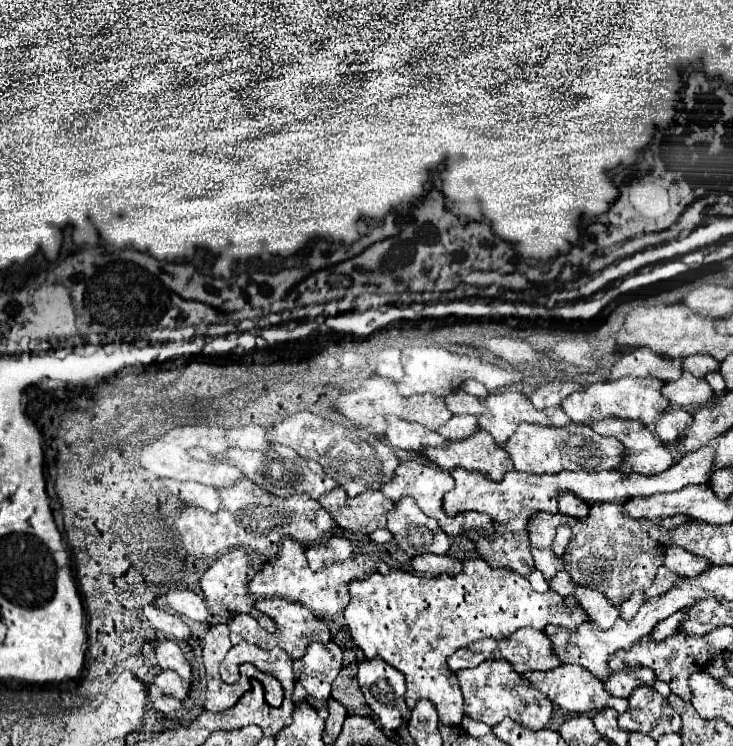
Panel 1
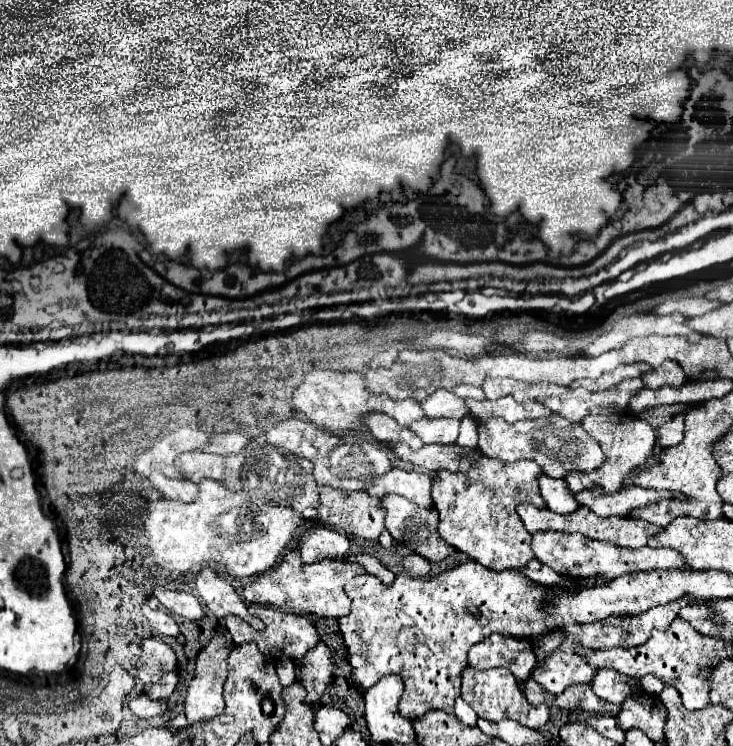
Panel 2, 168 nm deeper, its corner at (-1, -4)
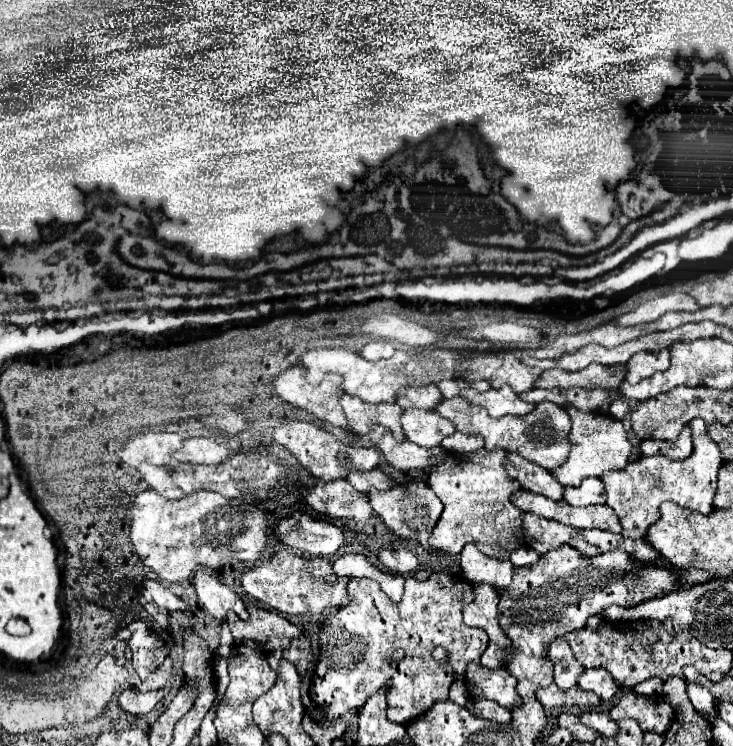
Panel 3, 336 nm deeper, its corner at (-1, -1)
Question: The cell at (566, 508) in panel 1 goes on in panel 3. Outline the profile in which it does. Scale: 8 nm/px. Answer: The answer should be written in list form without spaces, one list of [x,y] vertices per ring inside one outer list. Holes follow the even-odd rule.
[[[508,452],[508,474],[514,480],[520,480],[520,486],[524,490],[530,490],[534,494],[542,494],[550,500],[562,500],[564,488],[560,482],[538,464],[532,464],[512,452]]]

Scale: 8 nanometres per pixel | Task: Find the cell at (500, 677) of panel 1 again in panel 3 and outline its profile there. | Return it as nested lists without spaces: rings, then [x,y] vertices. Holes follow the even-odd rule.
[[[468,664],[464,684],[468,694],[476,700],[488,698],[508,710],[522,706],[522,700],[516,692],[516,678],[506,668],[488,670],[480,664]]]

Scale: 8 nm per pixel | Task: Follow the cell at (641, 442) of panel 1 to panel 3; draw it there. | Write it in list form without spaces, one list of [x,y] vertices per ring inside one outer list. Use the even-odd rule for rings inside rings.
[[[568,410],[570,418],[572,418],[572,442],[576,444],[574,450],[570,452],[568,460],[552,470],[554,478],[562,484],[562,486],[578,486],[584,478],[588,476],[602,476],[602,472],[606,470],[620,470],[624,468],[624,464],[628,464],[628,458],[632,454],[632,442],[628,440],[628,434],[622,426],[620,420],[602,414],[602,412],[580,412],[580,410]]]

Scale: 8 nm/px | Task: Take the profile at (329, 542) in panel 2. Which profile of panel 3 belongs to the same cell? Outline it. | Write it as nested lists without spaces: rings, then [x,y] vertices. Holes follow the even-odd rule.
[[[296,512],[296,514],[290,516],[290,518],[278,520],[276,526],[274,526],[274,534],[276,534],[276,536],[280,538],[280,542],[284,542],[288,548],[292,548],[294,552],[300,552],[300,554],[310,554],[312,558],[316,558],[316,556],[326,558],[326,556],[336,554],[336,552],[344,546],[344,530],[342,530],[340,526],[338,526],[338,528],[332,528],[332,526],[328,526],[330,520],[324,520],[324,518],[322,518],[322,522],[304,522],[302,518],[306,520],[306,518],[310,518],[310,516]]]

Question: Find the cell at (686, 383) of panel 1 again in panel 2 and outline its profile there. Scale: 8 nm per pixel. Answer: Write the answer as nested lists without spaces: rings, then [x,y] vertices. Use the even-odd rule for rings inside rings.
[[[662,363],[660,367],[648,371],[642,375],[644,387],[646,389],[660,389],[662,385],[672,385],[672,387],[682,387],[686,383],[684,371],[678,367],[678,363]]]

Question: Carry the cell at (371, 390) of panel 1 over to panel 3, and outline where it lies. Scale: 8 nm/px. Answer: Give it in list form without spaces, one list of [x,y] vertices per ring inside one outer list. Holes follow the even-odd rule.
[[[294,366],[294,368],[288,368],[286,372],[282,372],[274,380],[274,386],[276,386],[276,392],[286,402],[290,402],[298,408],[304,408],[306,412],[314,414],[316,418],[320,418],[332,426],[350,430],[346,416],[342,412],[342,406],[340,406],[340,398],[344,396],[340,378],[342,376],[330,372],[320,384],[310,384],[306,380],[306,370],[300,366]]]

